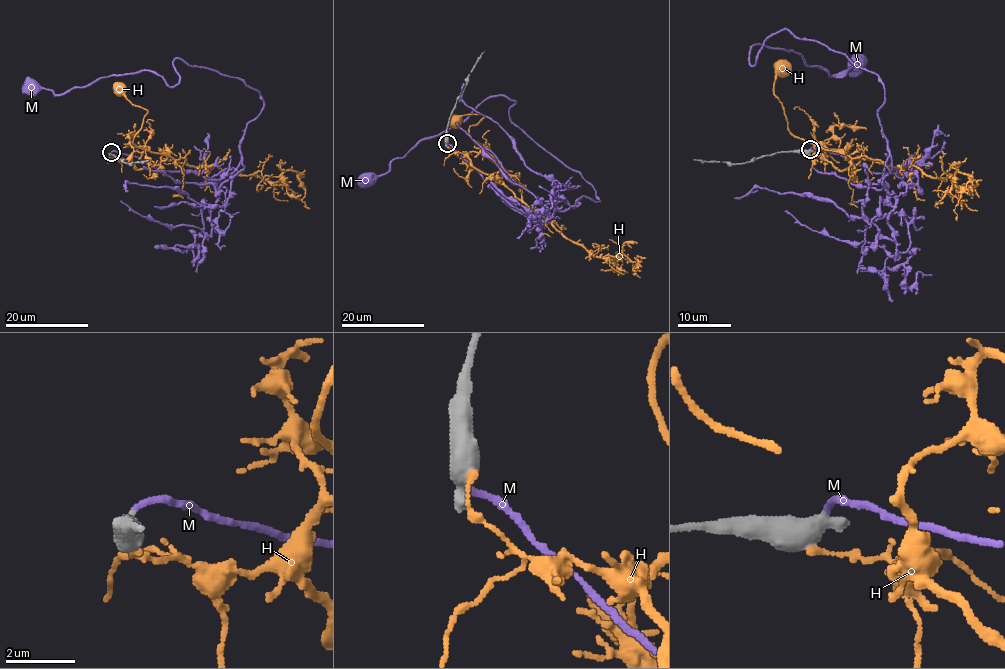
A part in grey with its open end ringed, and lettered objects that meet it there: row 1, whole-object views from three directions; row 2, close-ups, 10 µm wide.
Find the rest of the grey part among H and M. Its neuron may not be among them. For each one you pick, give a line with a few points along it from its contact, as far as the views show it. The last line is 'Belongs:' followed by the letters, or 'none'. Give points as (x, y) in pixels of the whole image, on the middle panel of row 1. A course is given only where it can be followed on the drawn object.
M: it runs (447, 143), (543, 227), (581, 197), (599, 201), (515, 124), (516, 102), (496, 95), (367, 179)
Belongs: M

